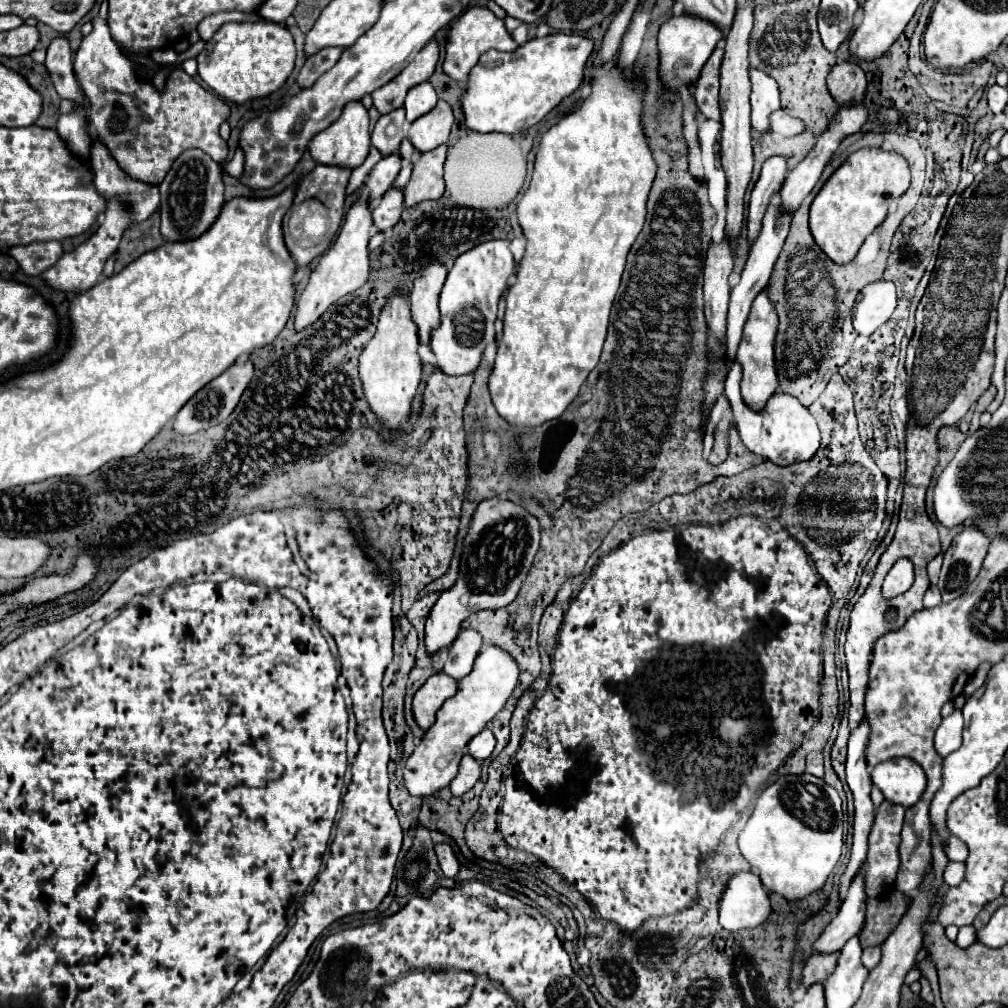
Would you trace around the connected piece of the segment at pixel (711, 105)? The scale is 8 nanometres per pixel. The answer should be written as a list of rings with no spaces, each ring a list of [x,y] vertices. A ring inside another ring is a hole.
[[[716,47],[702,73],[698,77],[698,85],[694,89],[696,105],[706,119],[720,121],[720,105],[718,105],[718,89],[720,89],[720,63],[724,57],[724,49]]]

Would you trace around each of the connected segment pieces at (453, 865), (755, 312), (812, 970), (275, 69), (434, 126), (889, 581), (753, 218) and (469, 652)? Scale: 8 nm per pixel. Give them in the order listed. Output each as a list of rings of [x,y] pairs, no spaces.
[[[438,843],[438,845],[434,845],[434,851],[436,851],[436,857],[438,857],[442,873],[446,877],[456,877],[456,873],[458,873],[458,859],[456,859],[452,847],[448,843]]]
[[[764,289],[752,303],[750,317],[744,325],[744,335],[742,335],[742,341],[738,345],[738,353],[736,353],[736,363],[742,365],[742,373],[744,373],[744,377],[742,377],[742,399],[754,411],[764,409],[764,405],[768,403],[768,397],[772,397],[772,393],[778,391],[778,377],[776,377],[776,369],[774,369],[776,329],[778,329],[778,315],[776,315],[776,309],[770,303],[768,293]]]
[[[814,953],[814,955],[810,957],[810,961],[806,963],[804,971],[802,971],[802,977],[800,977],[802,987],[808,989],[810,985],[822,983],[824,979],[828,979],[830,973],[832,973],[834,967],[836,967],[838,955],[840,955],[840,953],[832,953],[832,955],[820,955],[820,953]]]
[[[270,21],[224,23],[196,57],[202,81],[214,93],[234,103],[244,103],[278,91],[292,73],[294,59],[296,47],[290,31],[284,25]]]
[[[438,101],[438,105],[430,113],[422,115],[412,123],[406,137],[420,153],[426,153],[448,143],[452,123],[454,115],[450,105],[446,101]]]
[[[900,559],[894,563],[894,567],[888,571],[884,585],[882,585],[882,597],[892,599],[898,594],[906,592],[914,582],[914,565],[908,559]]]
[[[770,157],[764,163],[760,179],[754,185],[750,205],[748,205],[748,243],[754,243],[756,235],[760,233],[766,205],[768,205],[772,193],[776,193],[782,187],[782,183],[786,181],[786,171],[788,171],[788,167],[786,167],[784,157]]]
[[[462,629],[454,643],[448,647],[448,659],[444,665],[444,673],[462,679],[472,671],[474,659],[482,649],[482,635],[474,629]]]

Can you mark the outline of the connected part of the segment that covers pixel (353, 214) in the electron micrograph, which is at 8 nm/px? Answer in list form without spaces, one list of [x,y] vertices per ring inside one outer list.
[[[356,201],[348,217],[340,229],[338,239],[330,245],[330,249],[320,257],[316,269],[310,275],[310,281],[302,295],[296,301],[296,315],[294,315],[294,329],[304,331],[312,323],[316,323],[326,309],[336,303],[340,297],[356,291],[362,287],[370,275],[370,261],[368,261],[368,241],[376,233],[372,223],[372,209],[366,205],[366,201]]]

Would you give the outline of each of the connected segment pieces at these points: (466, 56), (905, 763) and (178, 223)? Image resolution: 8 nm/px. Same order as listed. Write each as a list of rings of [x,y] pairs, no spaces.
[[[468,7],[448,29],[446,33],[446,57],[444,73],[456,81],[466,81],[470,69],[478,63],[480,55],[488,49],[516,49],[516,41],[504,27],[504,21],[498,19],[488,7]]]
[[[908,757],[888,759],[872,769],[872,781],[884,793],[884,797],[902,807],[912,807],[918,803],[926,789],[926,775]]]
[[[188,149],[184,151],[168,171],[166,179],[160,187],[160,215],[162,225],[160,233],[166,241],[192,241],[216,221],[220,215],[220,209],[224,205],[224,183],[222,183],[222,171],[216,161],[212,161],[206,153],[200,149]]]

